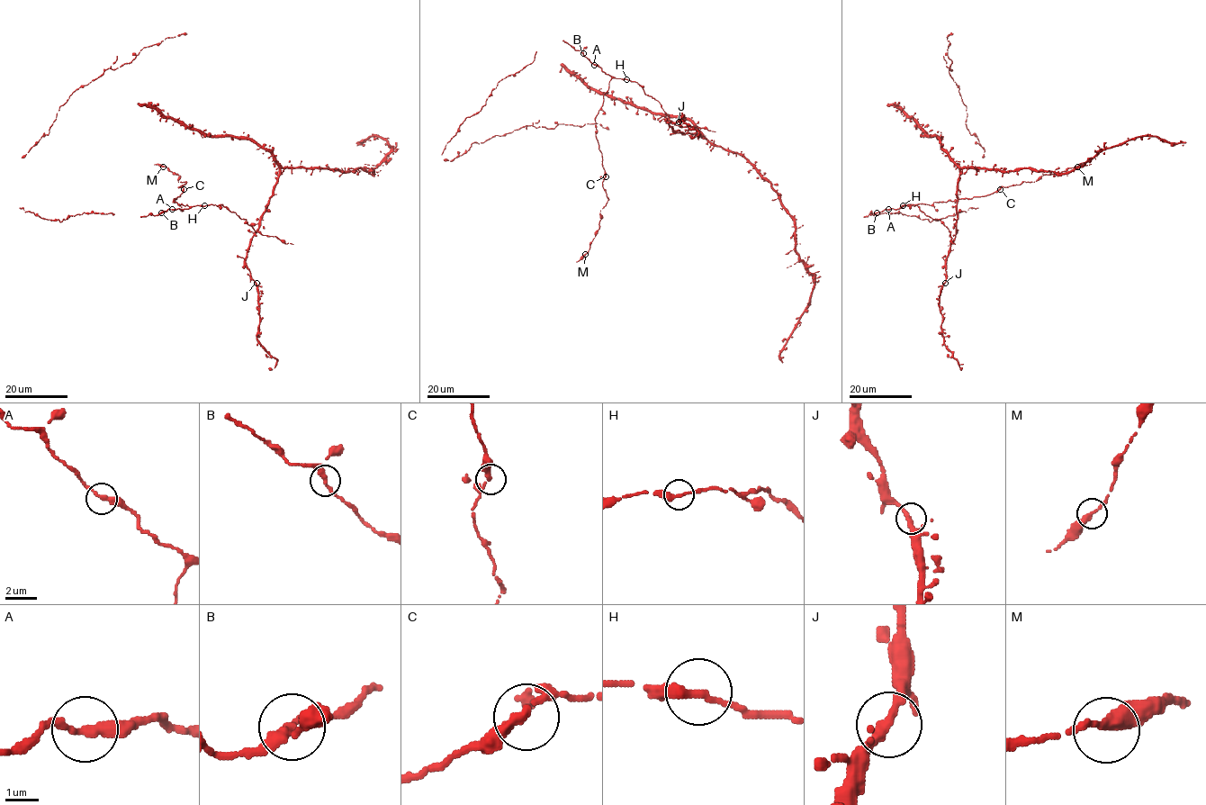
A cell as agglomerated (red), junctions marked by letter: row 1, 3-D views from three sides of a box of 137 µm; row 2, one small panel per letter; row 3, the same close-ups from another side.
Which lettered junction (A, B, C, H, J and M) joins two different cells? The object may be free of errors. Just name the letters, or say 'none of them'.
none of them

